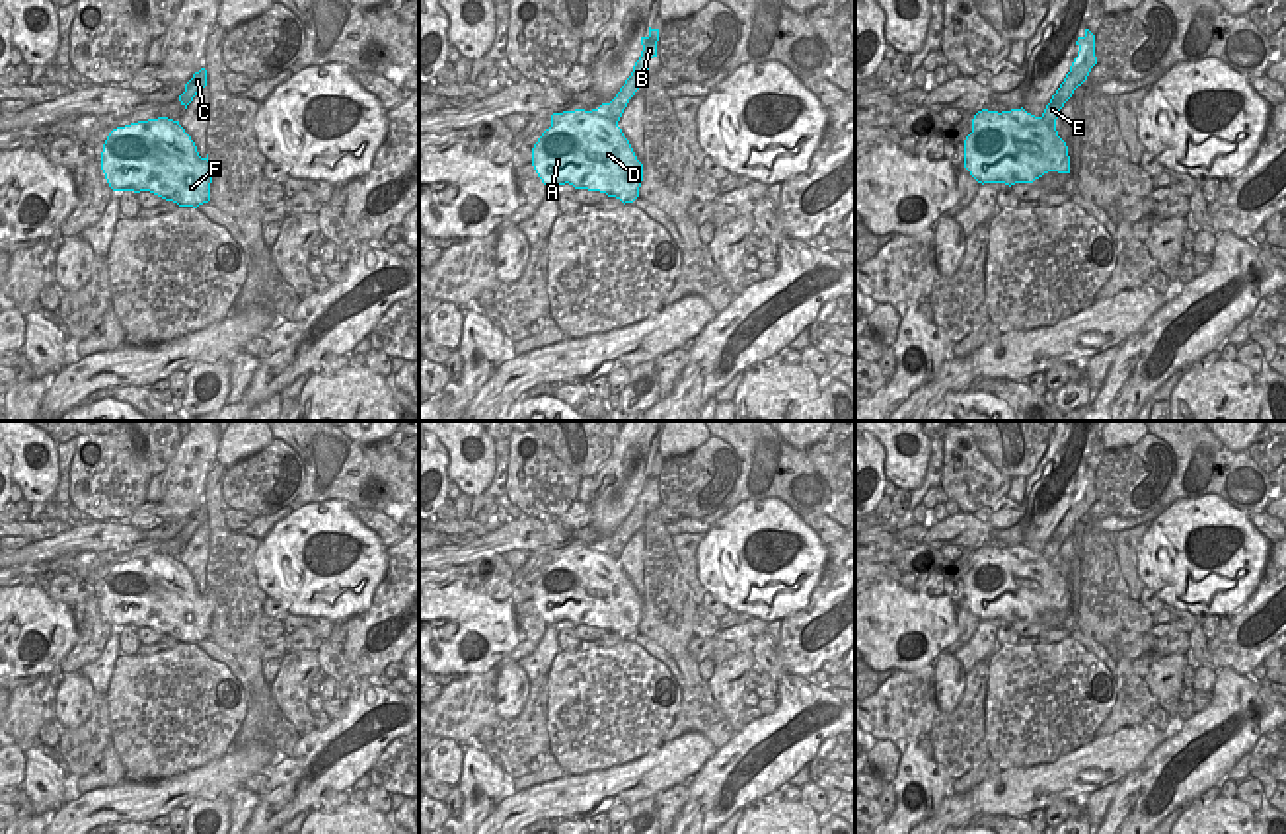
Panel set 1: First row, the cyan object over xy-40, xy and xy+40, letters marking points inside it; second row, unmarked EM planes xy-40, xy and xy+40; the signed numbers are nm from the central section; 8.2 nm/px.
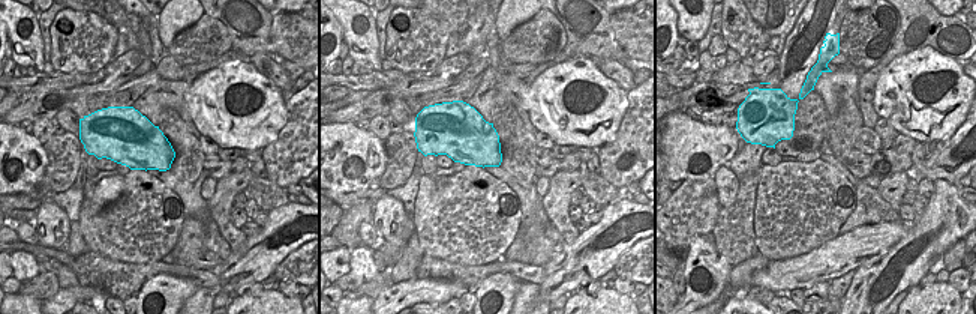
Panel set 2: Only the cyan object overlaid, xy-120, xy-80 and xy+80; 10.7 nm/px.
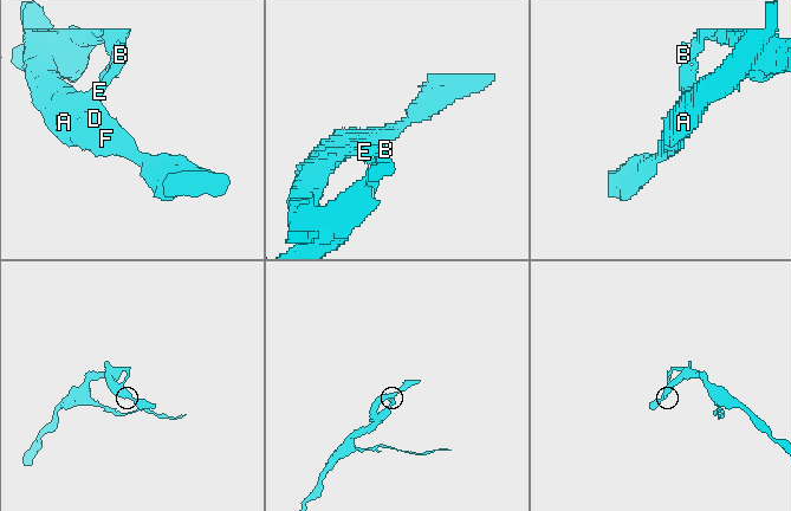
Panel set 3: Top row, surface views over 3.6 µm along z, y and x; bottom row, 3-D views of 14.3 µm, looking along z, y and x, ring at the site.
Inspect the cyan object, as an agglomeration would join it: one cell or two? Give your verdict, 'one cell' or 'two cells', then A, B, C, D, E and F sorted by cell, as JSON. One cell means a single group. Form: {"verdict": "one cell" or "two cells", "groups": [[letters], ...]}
{"verdict": "two cells", "groups": [["A", "D", "F"], ["B", "C", "E"]]}

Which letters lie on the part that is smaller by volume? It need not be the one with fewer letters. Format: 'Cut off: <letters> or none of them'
Cut off: A, D, F.

